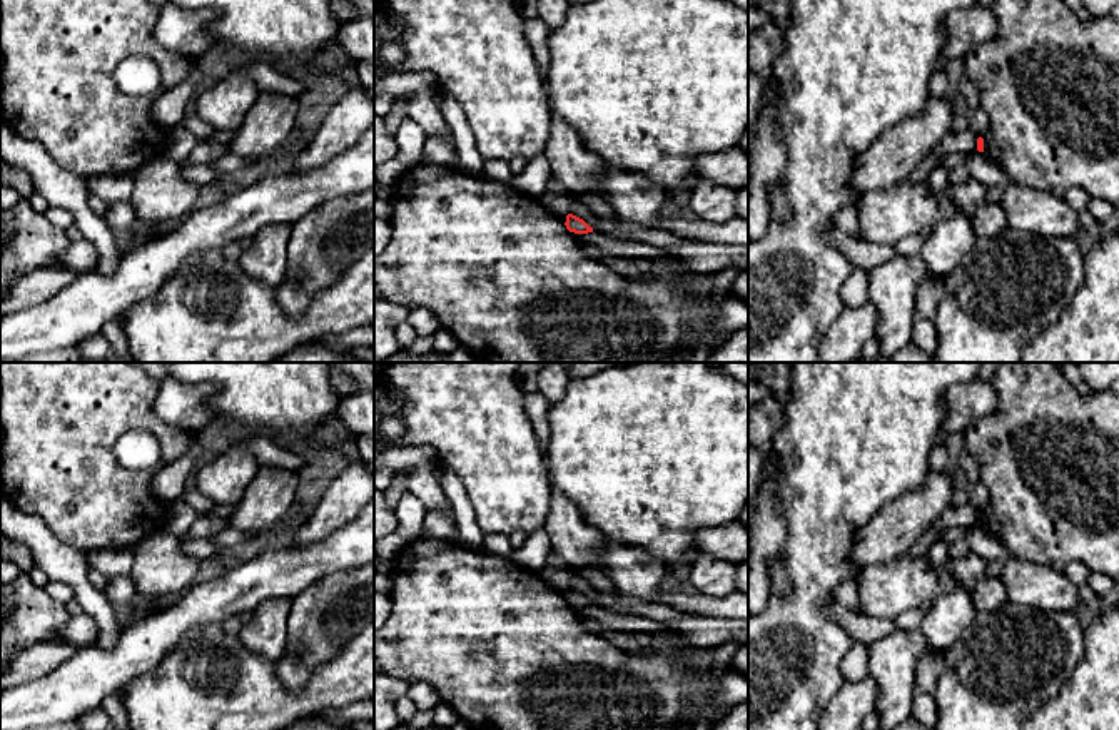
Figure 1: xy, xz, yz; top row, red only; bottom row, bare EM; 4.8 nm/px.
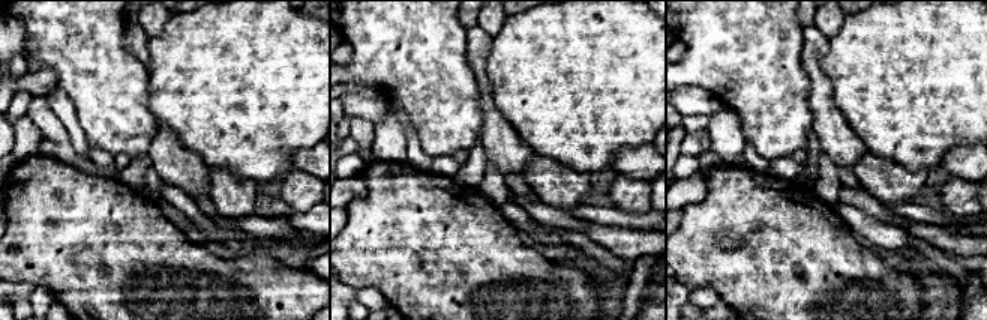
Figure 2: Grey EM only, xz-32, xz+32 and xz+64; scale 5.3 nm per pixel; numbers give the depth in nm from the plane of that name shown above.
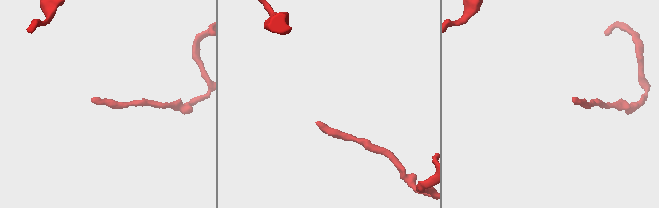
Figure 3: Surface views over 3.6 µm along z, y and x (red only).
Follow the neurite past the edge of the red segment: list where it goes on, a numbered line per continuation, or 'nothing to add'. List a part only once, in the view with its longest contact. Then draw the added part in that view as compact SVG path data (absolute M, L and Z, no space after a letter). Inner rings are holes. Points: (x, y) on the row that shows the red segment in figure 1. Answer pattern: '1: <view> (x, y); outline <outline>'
nothing to add

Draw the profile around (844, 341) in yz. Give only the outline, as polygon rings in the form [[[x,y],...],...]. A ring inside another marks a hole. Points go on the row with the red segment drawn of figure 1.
[[[870,304],[845,309],[827,331],[820,346],[822,362],[853,362],[863,344],[873,337],[877,311]]]

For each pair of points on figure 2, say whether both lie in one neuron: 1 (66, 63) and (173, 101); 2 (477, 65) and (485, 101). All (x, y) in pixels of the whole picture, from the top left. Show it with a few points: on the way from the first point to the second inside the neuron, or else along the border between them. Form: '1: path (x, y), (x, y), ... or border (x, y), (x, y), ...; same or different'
1: border (146, 66), (147, 107), (156, 122); different
2: path (480, 74), (485, 92); same

